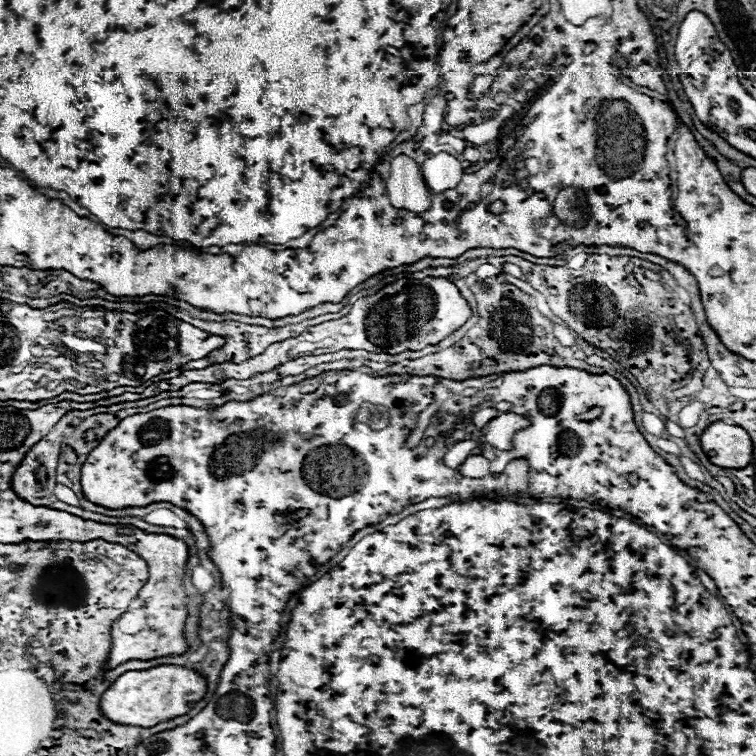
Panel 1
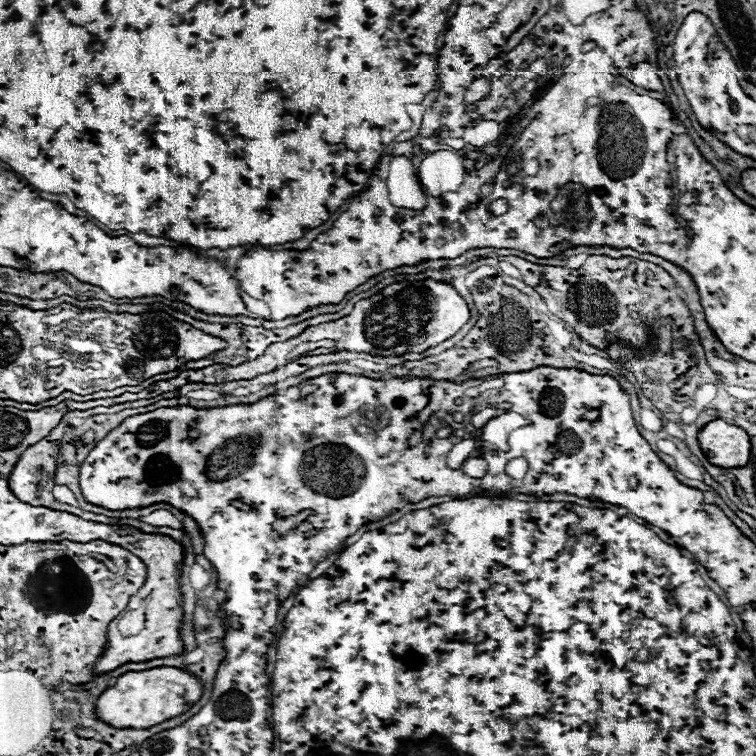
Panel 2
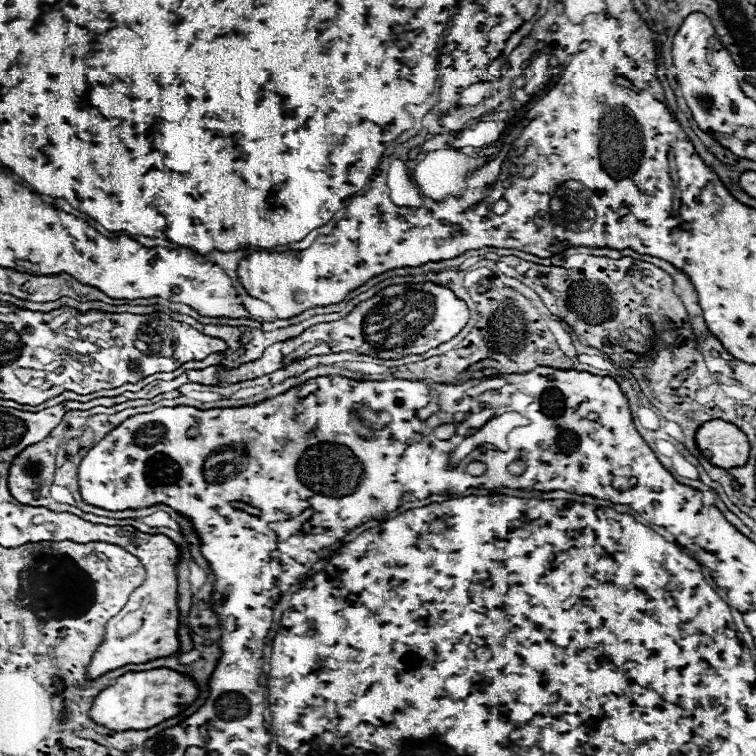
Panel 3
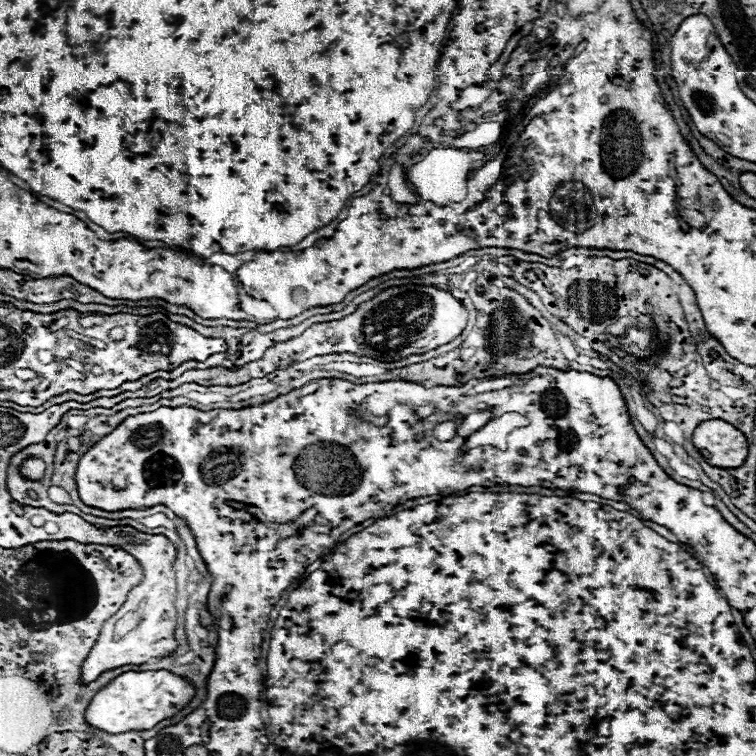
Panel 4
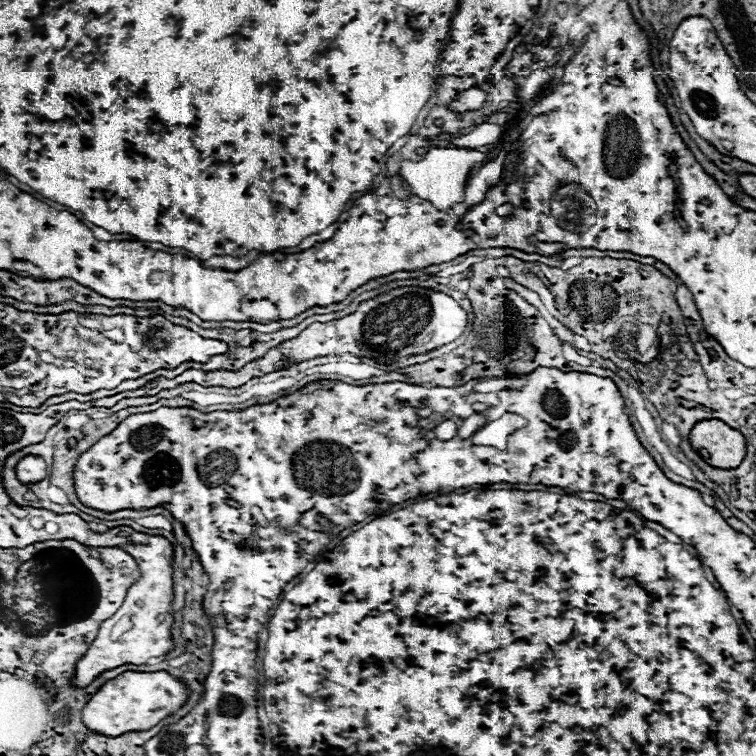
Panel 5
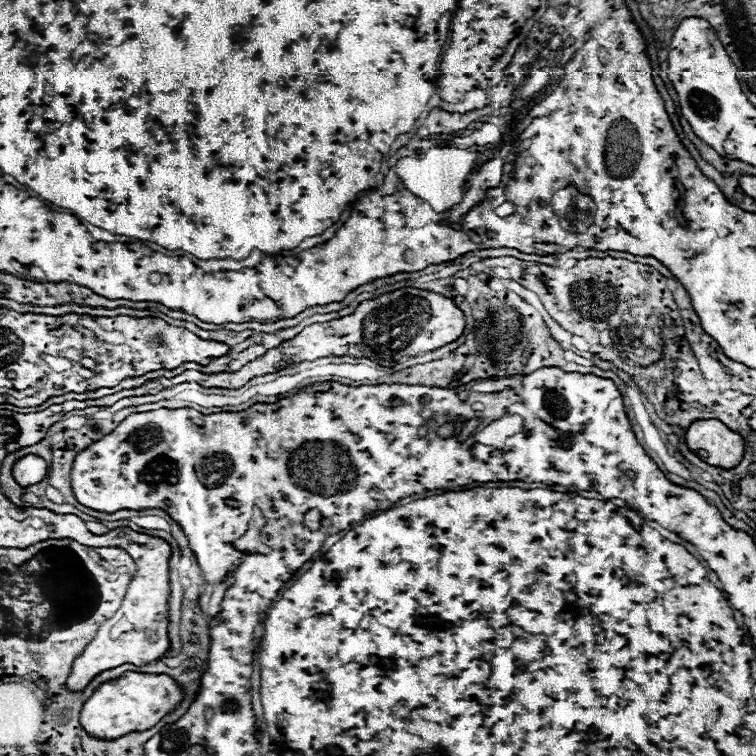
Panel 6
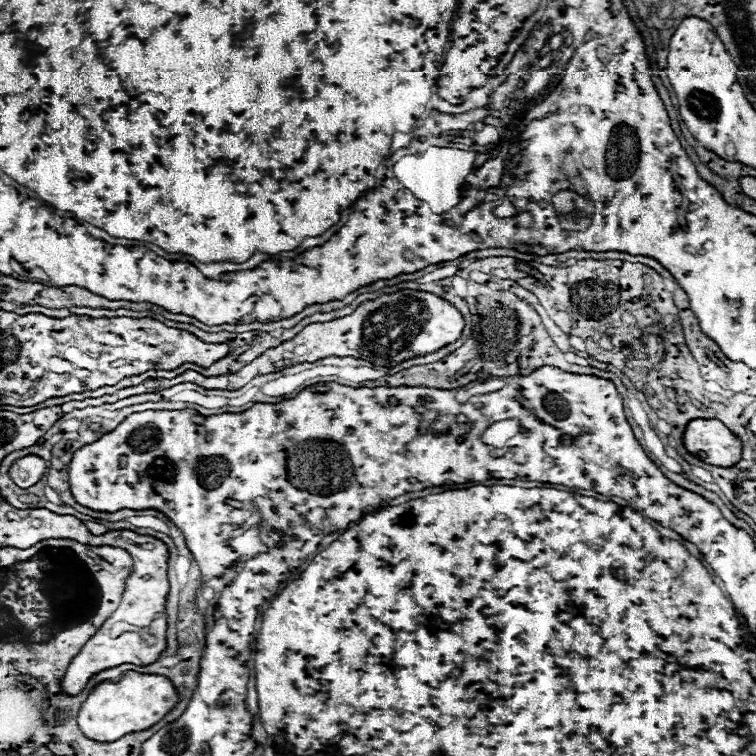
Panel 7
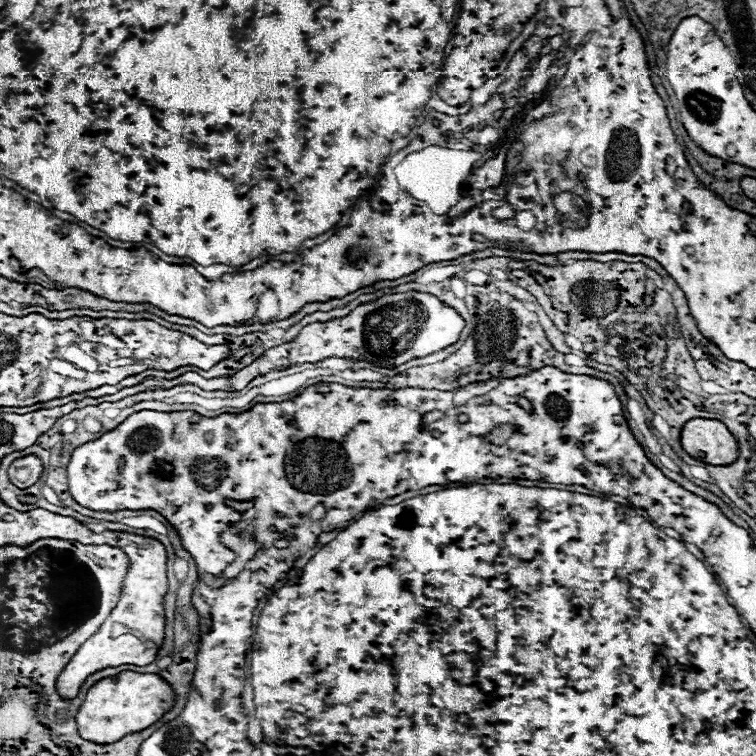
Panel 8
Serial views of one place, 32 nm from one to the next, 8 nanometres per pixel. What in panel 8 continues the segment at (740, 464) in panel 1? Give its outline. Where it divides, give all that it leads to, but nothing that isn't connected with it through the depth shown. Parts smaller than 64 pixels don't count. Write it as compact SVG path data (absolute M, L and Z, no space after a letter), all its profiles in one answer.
M688 420L682 428L680 442L692 458L712 466L728 466L740 456L738 440L720 420Z

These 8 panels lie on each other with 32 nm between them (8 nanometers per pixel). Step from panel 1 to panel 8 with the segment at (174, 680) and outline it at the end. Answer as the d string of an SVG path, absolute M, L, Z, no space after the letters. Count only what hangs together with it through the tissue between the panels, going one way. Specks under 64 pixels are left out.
M128 670L118 674L116 678L100 680L88 690L76 714L78 732L84 740L96 744L110 744L124 738L126 734L146 730L148 726L158 722L174 706L174 700L176 694L164 678L156 674L138 674Z

